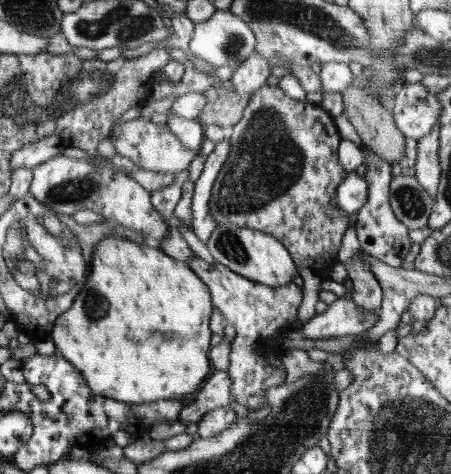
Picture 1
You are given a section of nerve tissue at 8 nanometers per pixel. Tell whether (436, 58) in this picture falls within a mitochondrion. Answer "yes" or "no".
yes

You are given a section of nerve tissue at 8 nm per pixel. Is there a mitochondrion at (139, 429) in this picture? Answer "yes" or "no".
no

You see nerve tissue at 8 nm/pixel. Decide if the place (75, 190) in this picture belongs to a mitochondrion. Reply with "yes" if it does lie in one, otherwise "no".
yes

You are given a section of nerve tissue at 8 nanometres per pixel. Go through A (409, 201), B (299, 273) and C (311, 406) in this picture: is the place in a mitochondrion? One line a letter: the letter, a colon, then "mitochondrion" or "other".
A: mitochondrion
B: other
C: mitochondrion

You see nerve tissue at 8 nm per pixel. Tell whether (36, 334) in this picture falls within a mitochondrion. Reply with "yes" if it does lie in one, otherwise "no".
no

